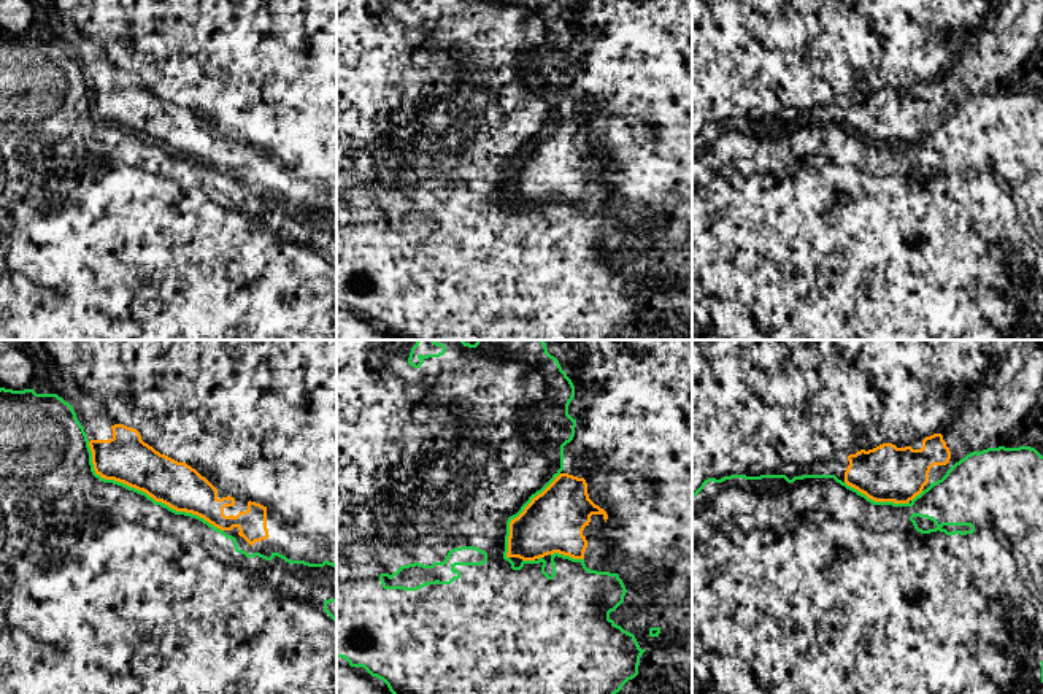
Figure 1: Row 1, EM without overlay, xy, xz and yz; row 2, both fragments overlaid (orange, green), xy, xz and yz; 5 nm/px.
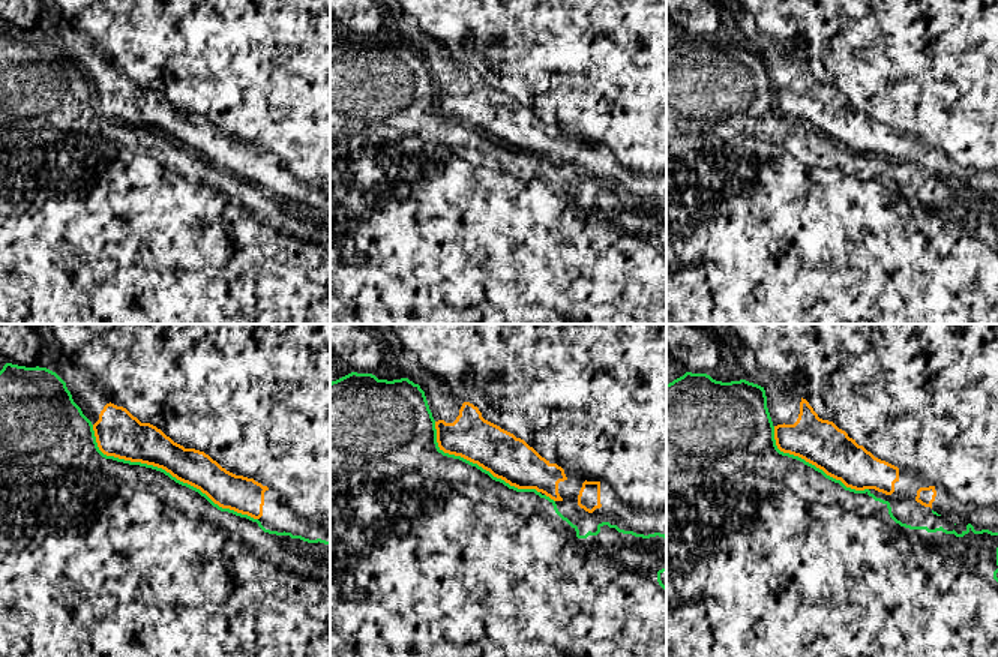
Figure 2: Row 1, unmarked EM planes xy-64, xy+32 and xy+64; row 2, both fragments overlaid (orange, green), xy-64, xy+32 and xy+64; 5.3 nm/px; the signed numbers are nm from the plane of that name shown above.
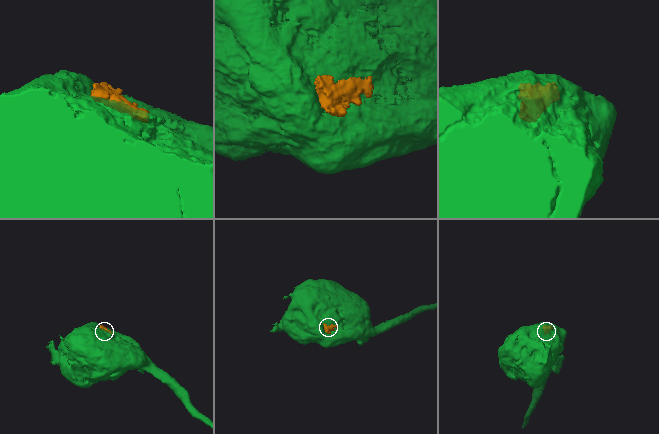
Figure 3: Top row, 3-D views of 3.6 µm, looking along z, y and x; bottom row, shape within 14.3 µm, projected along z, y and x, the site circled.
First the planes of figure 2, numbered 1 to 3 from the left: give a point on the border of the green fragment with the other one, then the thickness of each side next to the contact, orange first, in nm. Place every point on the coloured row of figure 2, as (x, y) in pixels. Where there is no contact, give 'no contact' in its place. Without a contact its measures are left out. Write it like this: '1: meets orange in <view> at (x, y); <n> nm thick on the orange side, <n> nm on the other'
1: meets orange in xy-64 at (167, 471); 220 nm thick on the orange side, 500 nm on the other
2: meets orange in xy+32 at (477, 464); 240 nm thick on the orange side, 480 nm on the other
3: meets orange in xy+64 at (812, 464); 240 nm thick on the orange side, 500 nm on the other

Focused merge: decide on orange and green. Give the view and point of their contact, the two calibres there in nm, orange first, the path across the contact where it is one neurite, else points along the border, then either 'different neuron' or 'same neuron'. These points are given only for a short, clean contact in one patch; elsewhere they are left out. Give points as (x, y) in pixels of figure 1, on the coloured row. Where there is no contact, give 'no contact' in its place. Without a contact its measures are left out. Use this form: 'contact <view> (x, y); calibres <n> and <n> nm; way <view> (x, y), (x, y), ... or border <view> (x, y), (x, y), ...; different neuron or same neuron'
contact xy (145, 491); calibres 240 and 480 nm; different neuron

